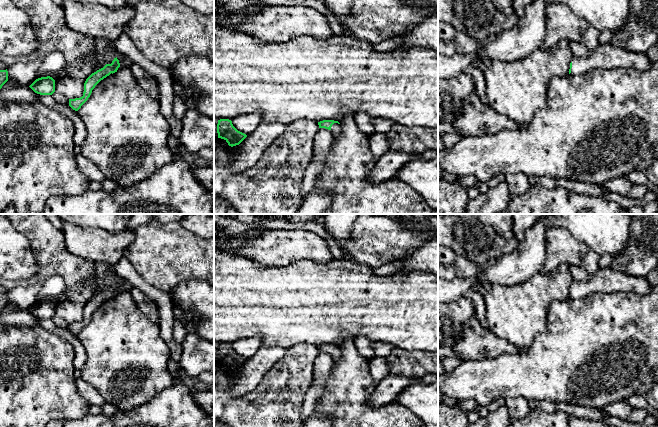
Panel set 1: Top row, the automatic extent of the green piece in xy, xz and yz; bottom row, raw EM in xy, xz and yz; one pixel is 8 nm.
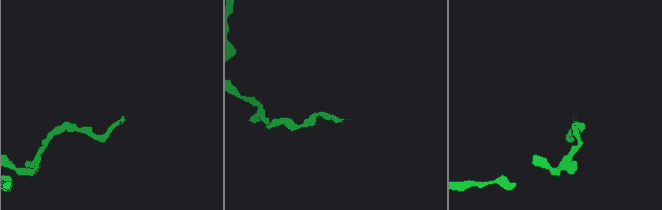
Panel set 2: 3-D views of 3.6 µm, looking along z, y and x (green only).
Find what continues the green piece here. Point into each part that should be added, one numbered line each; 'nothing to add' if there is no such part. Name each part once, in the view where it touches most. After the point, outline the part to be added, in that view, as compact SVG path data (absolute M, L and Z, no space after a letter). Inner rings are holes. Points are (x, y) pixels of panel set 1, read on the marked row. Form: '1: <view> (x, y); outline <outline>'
1: xz (336, 128); outline M334 123L331 127L331 132L334 137L338 136L341 133L341 125L338 123Z

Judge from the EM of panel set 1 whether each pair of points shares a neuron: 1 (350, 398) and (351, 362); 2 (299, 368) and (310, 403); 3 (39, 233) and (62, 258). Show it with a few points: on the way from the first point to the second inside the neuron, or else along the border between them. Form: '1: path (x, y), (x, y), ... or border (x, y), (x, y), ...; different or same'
1: path (350, 389), (351, 371); same
2: border (313, 368), (313, 382), (306, 392), (302, 414); different
3: path (45, 239), (56, 252); same

